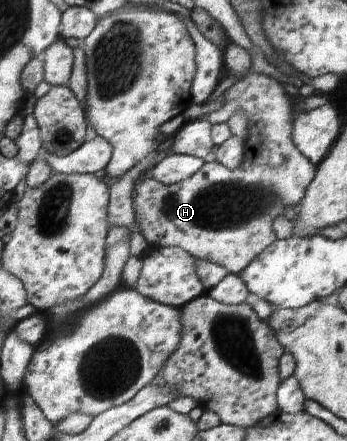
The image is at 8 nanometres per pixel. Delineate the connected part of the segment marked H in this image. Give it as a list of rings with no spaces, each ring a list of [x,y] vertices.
[[[230,42],[224,50],[224,67],[229,74],[235,75],[237,81],[225,91],[223,105],[209,113],[205,120],[211,125],[227,122],[235,111],[243,111],[247,115],[247,141],[245,142],[245,159],[235,170],[227,169],[217,161],[204,165],[187,180],[171,186],[163,186],[152,178],[151,174],[142,177],[132,198],[132,207],[136,223],[148,245],[157,247],[177,247],[193,255],[197,260],[209,261],[221,265],[228,273],[240,273],[261,251],[273,241],[278,240],[271,223],[277,217],[284,216],[285,207],[297,209],[299,201],[315,177],[318,165],[314,165],[305,157],[297,145],[293,143],[293,108],[294,103],[285,95],[283,85],[277,80],[259,73],[249,71],[250,54]]]

